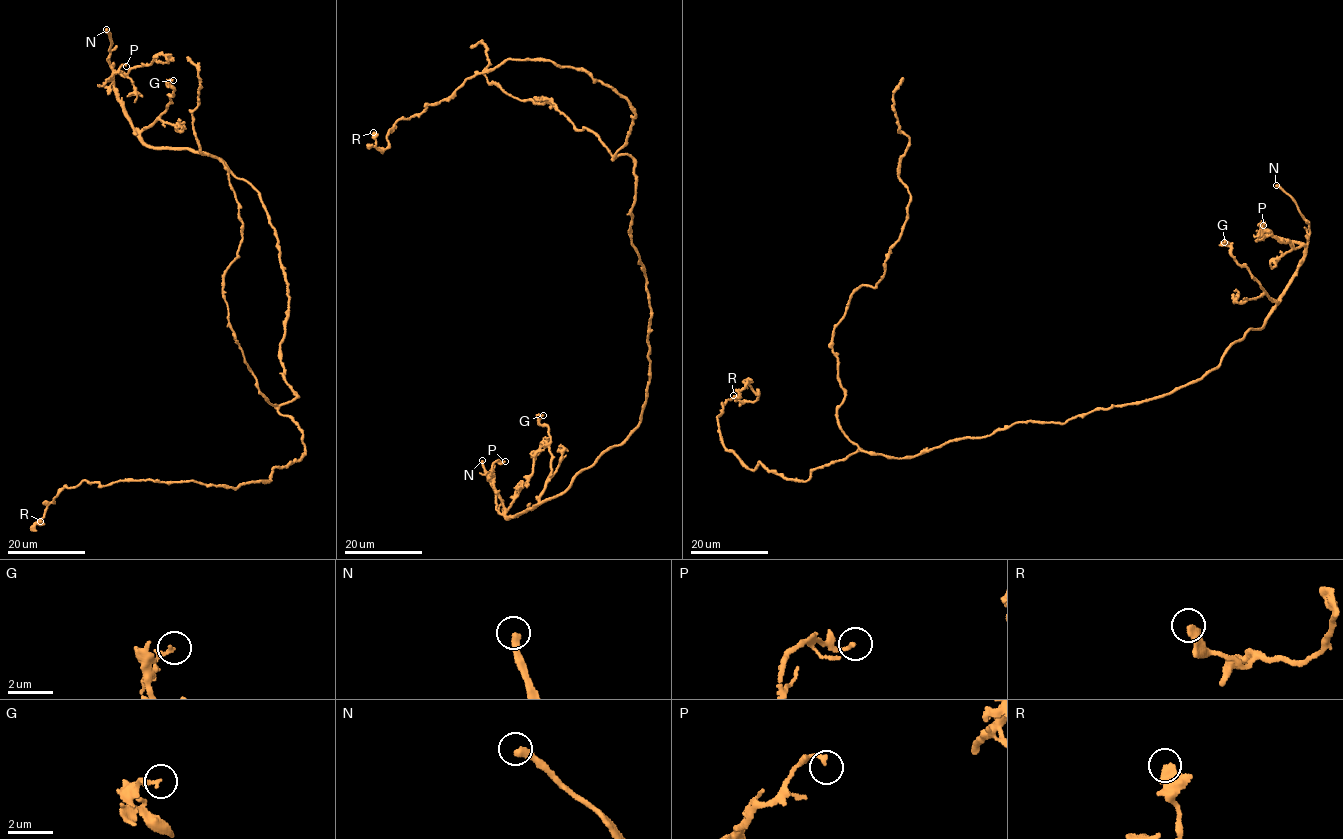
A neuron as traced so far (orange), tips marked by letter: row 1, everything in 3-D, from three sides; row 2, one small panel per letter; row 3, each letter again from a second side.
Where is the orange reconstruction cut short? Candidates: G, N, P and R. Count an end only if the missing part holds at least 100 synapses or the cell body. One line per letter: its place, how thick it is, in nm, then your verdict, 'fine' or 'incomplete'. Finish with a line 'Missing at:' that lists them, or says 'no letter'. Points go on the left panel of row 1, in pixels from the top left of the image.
G: place (173, 80); calibre 240 nm; fine
N: place (106, 29); calibre 360 nm; incomplete
P: place (126, 66); calibre 190 nm; fine
R: place (40, 521); calibre 480 nm; fine
Missing at: N

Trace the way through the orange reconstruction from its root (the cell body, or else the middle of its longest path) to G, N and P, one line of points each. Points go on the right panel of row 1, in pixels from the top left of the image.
G: (951, 440), (1029, 420), (1065, 423), (1202, 379), (1230, 345), (1263, 327), (1277, 304), (1224, 242)
N: (951, 440), (1029, 420), (1065, 423), (1202, 379), (1230, 345), (1263, 327), (1304, 257), (1309, 222), (1276, 185)
P: (951, 440), (1029, 420), (1065, 423), (1202, 379), (1263, 327), (1304, 257), (1303, 245), (1263, 225)

